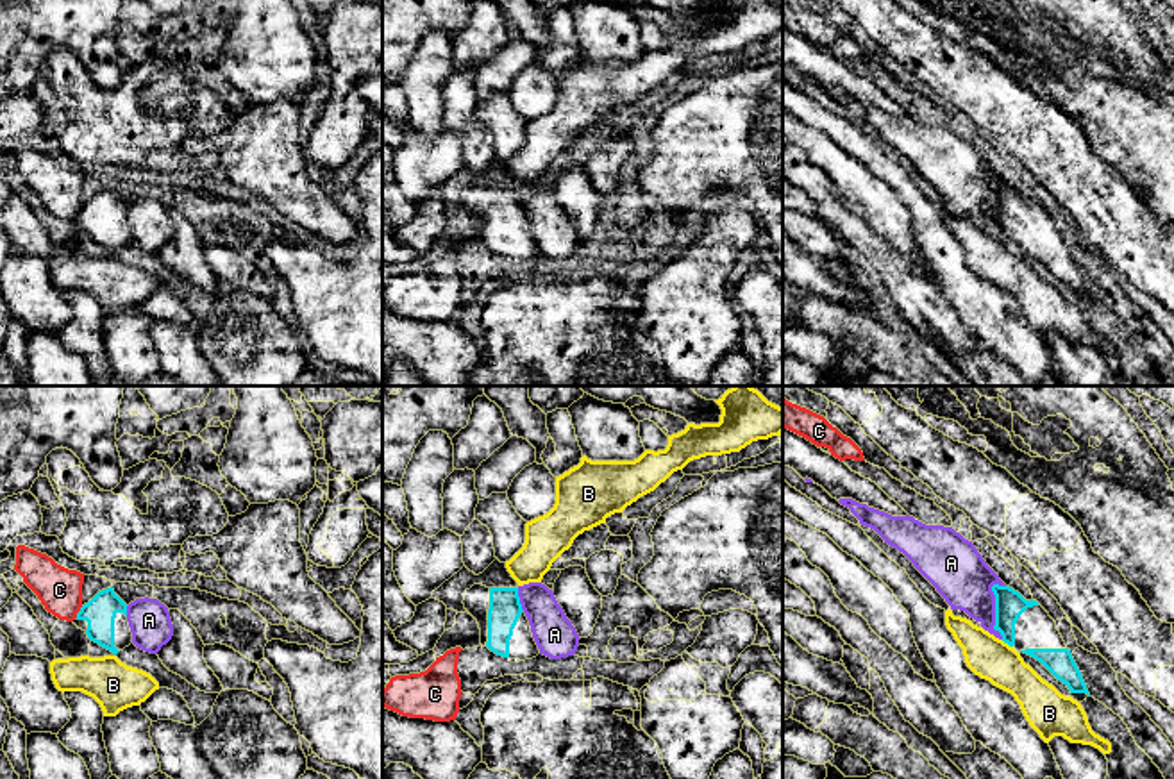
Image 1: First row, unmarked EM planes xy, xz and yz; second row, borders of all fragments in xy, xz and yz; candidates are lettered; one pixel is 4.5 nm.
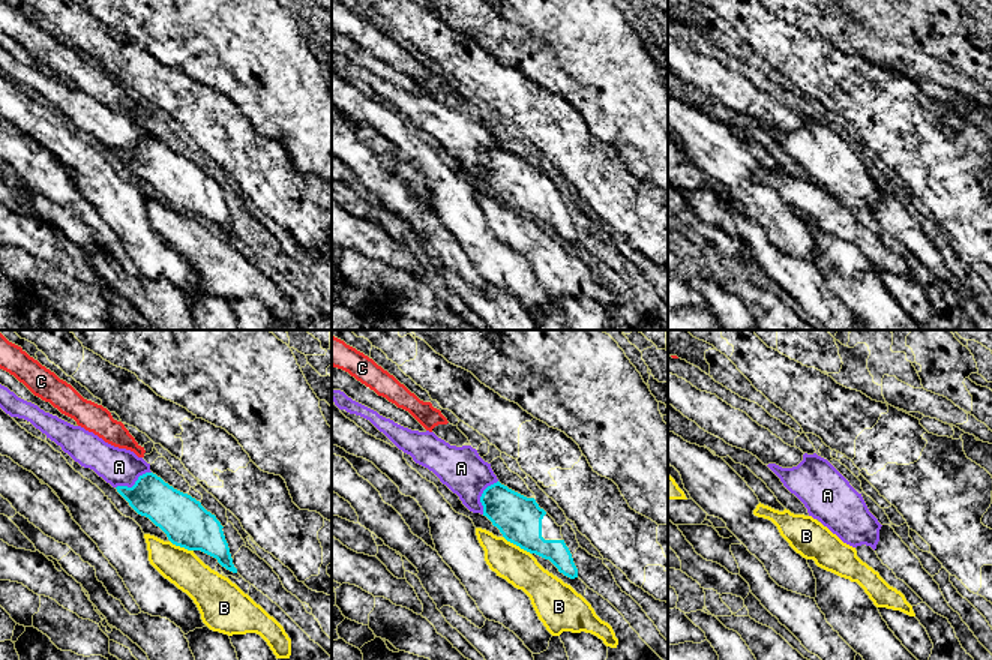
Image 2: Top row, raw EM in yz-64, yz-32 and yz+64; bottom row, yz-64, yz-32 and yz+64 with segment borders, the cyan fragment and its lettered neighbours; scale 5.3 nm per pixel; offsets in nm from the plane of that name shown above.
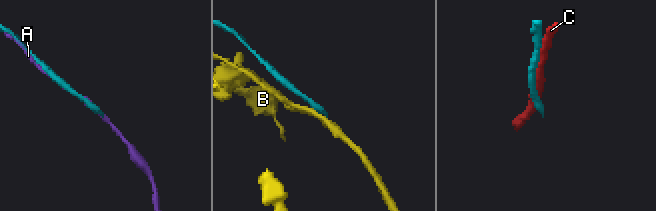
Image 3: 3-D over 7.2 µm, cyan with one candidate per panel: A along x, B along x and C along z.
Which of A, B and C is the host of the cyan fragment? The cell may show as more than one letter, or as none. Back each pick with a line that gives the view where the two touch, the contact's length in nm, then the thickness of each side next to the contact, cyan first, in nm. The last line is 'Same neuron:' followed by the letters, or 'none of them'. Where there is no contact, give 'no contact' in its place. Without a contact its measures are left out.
Same neuron: none of them

